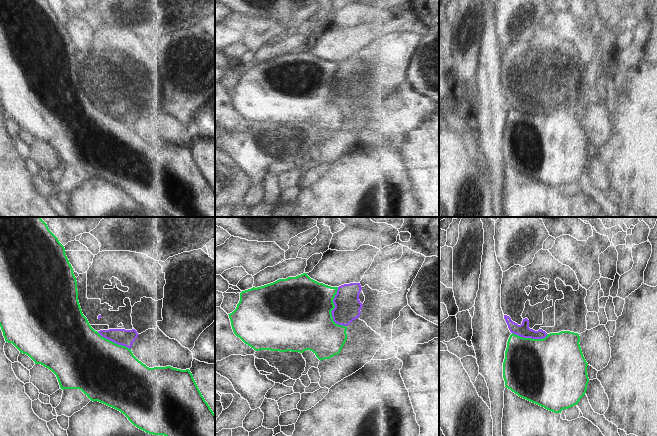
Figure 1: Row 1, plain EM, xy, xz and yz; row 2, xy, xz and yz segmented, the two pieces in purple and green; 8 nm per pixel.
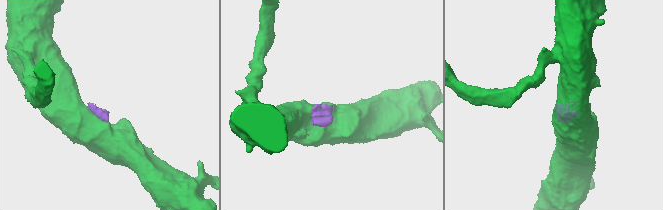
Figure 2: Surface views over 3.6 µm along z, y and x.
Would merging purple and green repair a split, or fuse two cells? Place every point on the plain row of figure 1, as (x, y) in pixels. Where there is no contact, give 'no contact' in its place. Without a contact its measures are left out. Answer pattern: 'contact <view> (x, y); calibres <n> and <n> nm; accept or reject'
contact xz (332, 86); calibres 200 and 480 nm; accept

